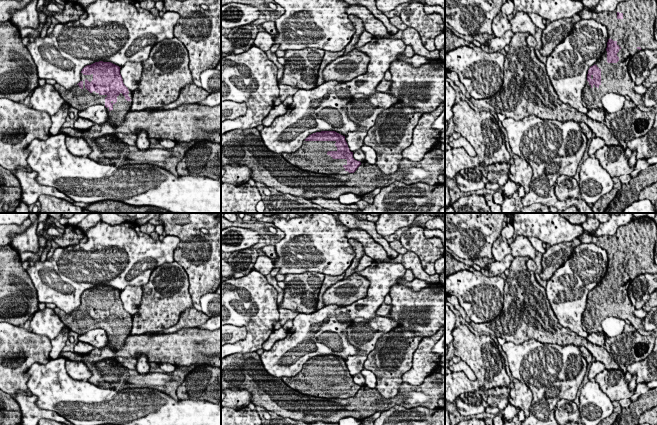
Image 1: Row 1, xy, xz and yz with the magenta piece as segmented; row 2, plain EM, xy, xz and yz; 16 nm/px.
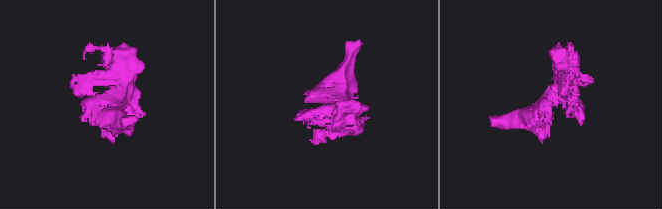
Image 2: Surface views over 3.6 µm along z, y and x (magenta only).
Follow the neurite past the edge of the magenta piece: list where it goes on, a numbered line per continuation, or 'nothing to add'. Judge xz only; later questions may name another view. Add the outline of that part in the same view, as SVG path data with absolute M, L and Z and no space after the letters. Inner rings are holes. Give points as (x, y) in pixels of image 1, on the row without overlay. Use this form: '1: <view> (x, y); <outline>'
1: xz (312, 380); M304 365L302 370L294 377L283 377L283 382L298 391L313 397L341 399L349 398L343 391L347 389L346 383L333 383L328 375L337 375L336 365Z

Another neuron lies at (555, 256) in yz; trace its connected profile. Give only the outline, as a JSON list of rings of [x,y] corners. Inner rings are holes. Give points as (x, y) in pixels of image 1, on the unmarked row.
[[[577,237],[571,242],[548,246],[542,255],[541,279],[547,281],[572,256],[573,249],[580,244],[582,243]]]

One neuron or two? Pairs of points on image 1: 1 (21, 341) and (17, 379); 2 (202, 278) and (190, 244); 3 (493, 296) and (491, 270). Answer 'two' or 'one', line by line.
1: one
2: one
3: two

